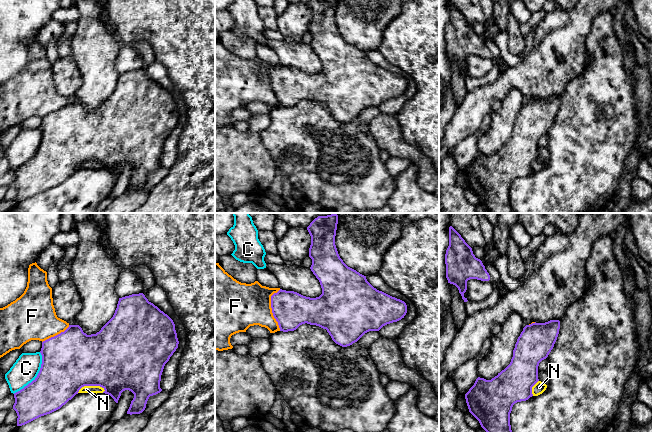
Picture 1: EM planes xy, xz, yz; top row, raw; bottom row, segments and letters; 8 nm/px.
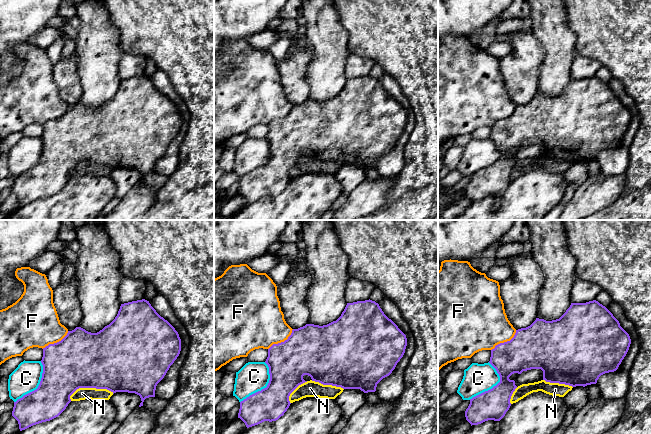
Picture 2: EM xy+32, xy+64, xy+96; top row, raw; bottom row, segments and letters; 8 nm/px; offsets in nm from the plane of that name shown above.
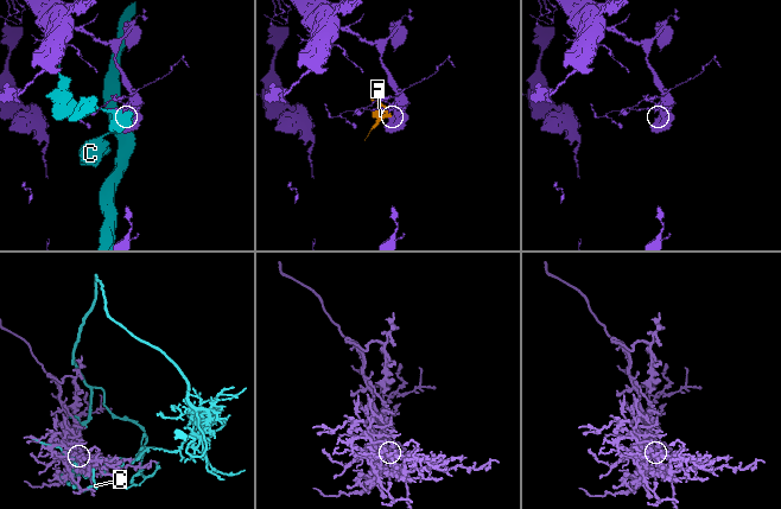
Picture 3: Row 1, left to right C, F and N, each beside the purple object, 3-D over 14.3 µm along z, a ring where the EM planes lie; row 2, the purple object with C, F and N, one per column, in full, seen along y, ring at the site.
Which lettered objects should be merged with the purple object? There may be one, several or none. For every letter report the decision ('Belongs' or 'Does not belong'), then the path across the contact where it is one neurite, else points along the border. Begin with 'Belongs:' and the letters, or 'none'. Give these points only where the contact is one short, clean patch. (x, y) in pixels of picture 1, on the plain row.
Belongs: none
C: Does not belong
F: Does not belong. Boundary: xz (279, 65), (271, 72), (271, 88), (280, 106)
N: Does not belong

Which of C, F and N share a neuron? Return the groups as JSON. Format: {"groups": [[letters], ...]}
{"groups": [["C"], ["F"], ["N"]]}

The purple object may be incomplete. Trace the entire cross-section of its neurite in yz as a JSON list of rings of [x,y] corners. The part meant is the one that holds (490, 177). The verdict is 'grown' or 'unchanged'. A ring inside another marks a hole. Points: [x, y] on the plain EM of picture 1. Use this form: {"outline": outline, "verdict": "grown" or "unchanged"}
{"outline": [[[559,96],[532,99],[523,104],[513,126],[510,140],[491,156],[478,153],[465,170],[469,188],[479,197],[489,213],[513,213],[510,189],[515,179],[526,177],[532,170],[532,163],[539,157],[538,142],[554,123],[560,105]]], "verdict": "unchanged"}

